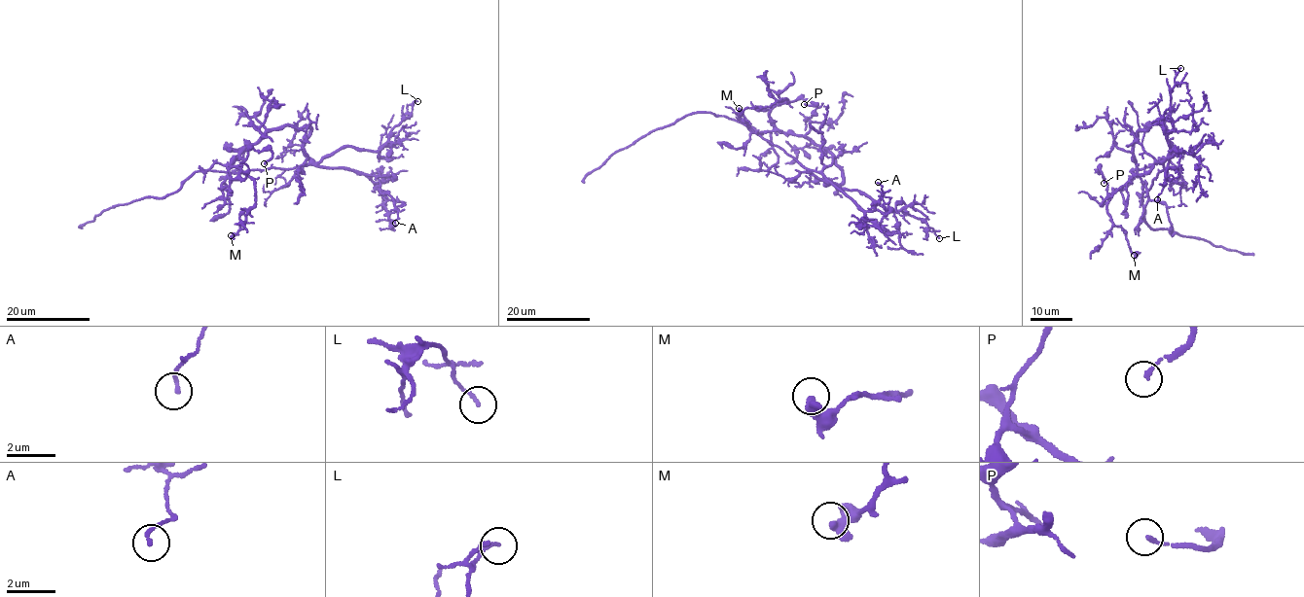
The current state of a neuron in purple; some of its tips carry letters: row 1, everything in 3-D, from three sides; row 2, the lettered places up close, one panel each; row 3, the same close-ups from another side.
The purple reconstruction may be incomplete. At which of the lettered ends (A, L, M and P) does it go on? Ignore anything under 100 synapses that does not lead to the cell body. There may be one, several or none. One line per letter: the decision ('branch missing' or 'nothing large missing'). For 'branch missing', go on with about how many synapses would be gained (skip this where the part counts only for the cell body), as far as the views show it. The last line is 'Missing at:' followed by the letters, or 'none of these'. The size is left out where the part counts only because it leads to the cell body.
A: nothing large missing
L: nothing large missing
M: nothing large missing
P: nothing large missing
Missing at: none of these

